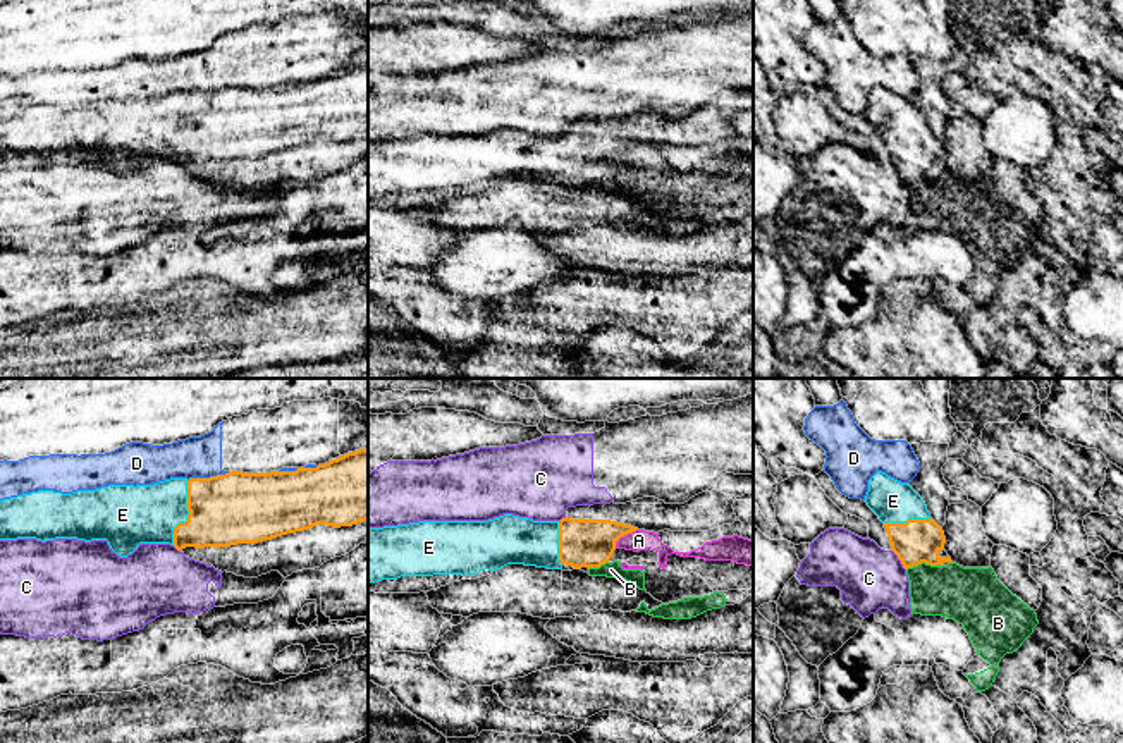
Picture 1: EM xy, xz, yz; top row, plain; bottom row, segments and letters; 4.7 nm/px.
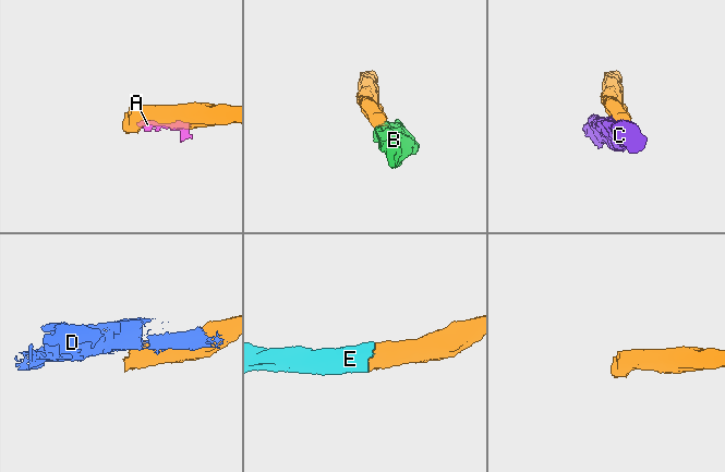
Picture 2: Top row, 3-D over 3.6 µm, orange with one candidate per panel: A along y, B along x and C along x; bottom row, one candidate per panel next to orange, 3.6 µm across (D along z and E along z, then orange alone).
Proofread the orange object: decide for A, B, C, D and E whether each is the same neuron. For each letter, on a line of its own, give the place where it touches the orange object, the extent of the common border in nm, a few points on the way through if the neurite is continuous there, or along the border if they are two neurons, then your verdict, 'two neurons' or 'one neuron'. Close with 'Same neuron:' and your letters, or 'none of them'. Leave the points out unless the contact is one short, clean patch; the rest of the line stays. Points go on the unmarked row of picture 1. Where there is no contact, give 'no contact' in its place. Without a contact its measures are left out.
A: contact xz (623, 150); length 140 nm; two neurons
B: contact yz (922, 176); length 150 nm; border yz (938, 179), (919, 178), (907, 184); two neurons
C: contact yz (898, 172); length 120 nm; border yz (891, 164), (905, 184); two neurons
D: contact xy (210, 92); length 200 nm; two neurons
E: contact xy (188, 129); length 320 nm; one neuron
Same neuron: E

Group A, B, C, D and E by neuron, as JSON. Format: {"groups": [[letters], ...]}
{"groups": [["A", "B"], ["C"], ["D"], ["E"]]}

